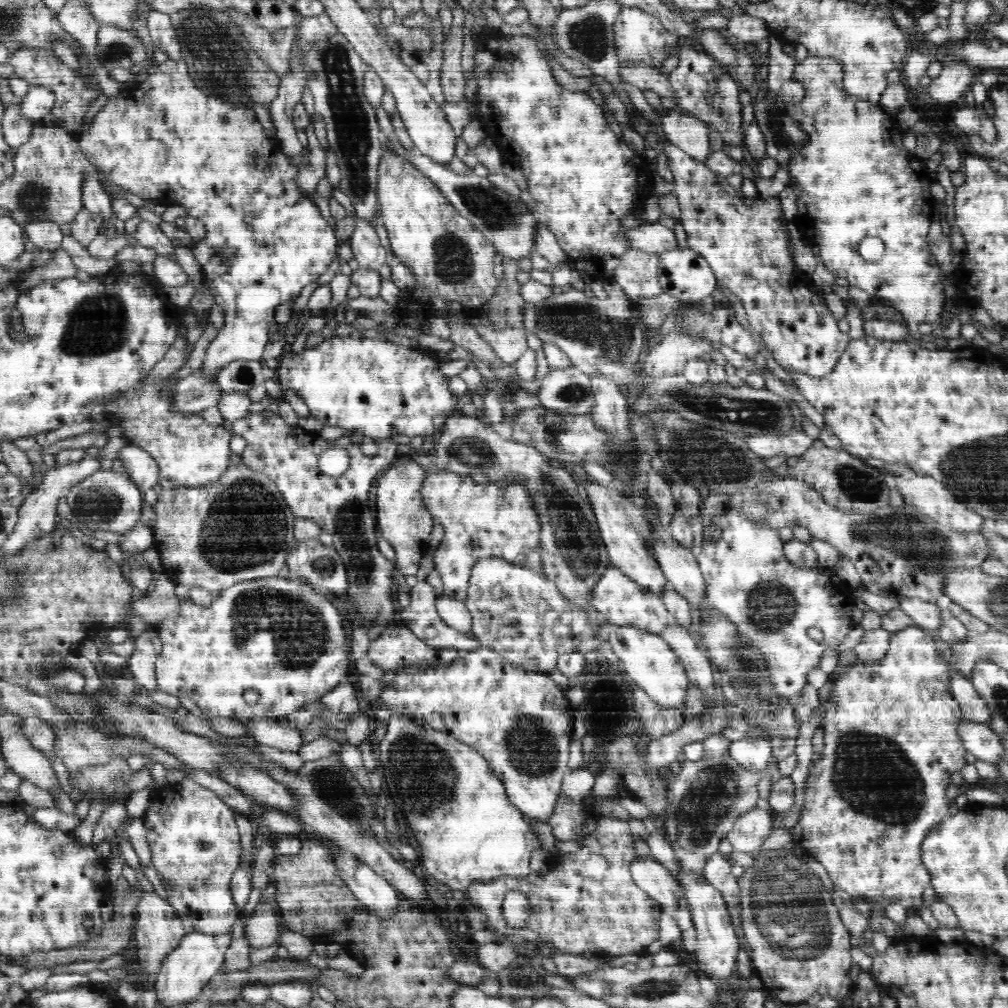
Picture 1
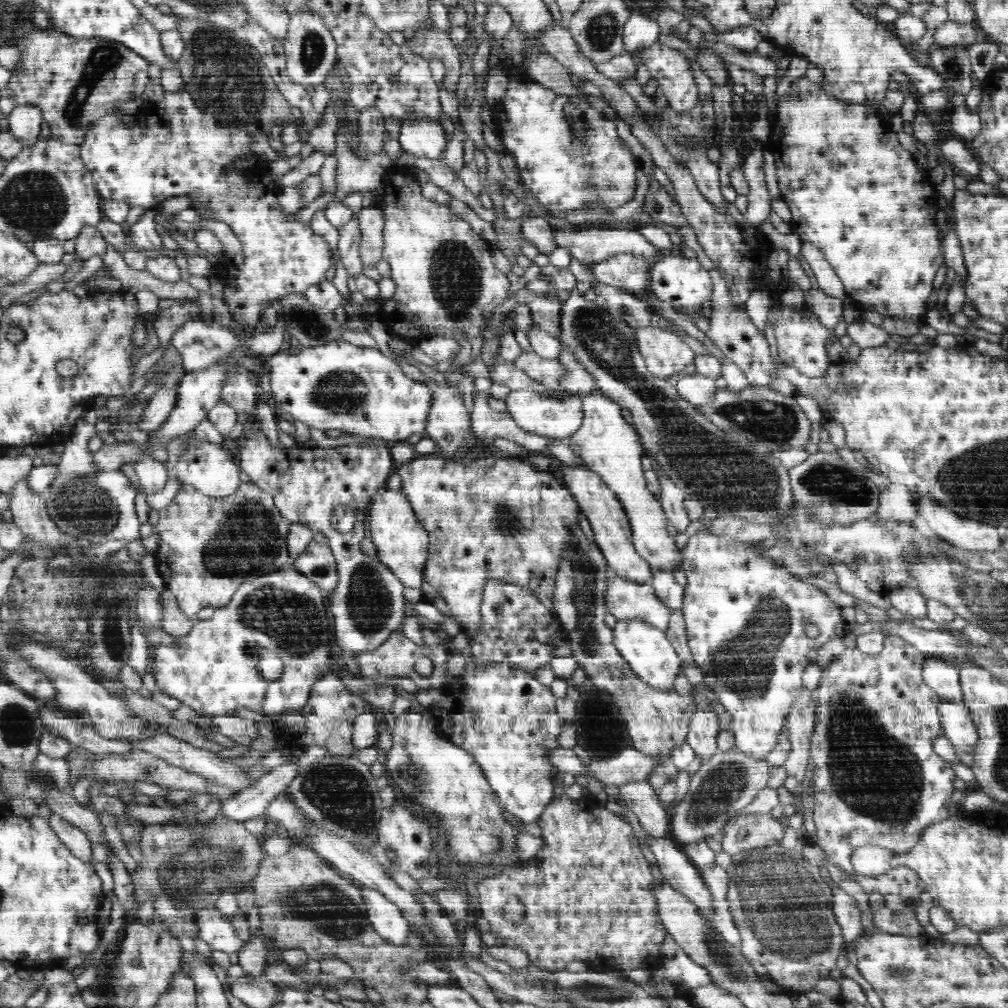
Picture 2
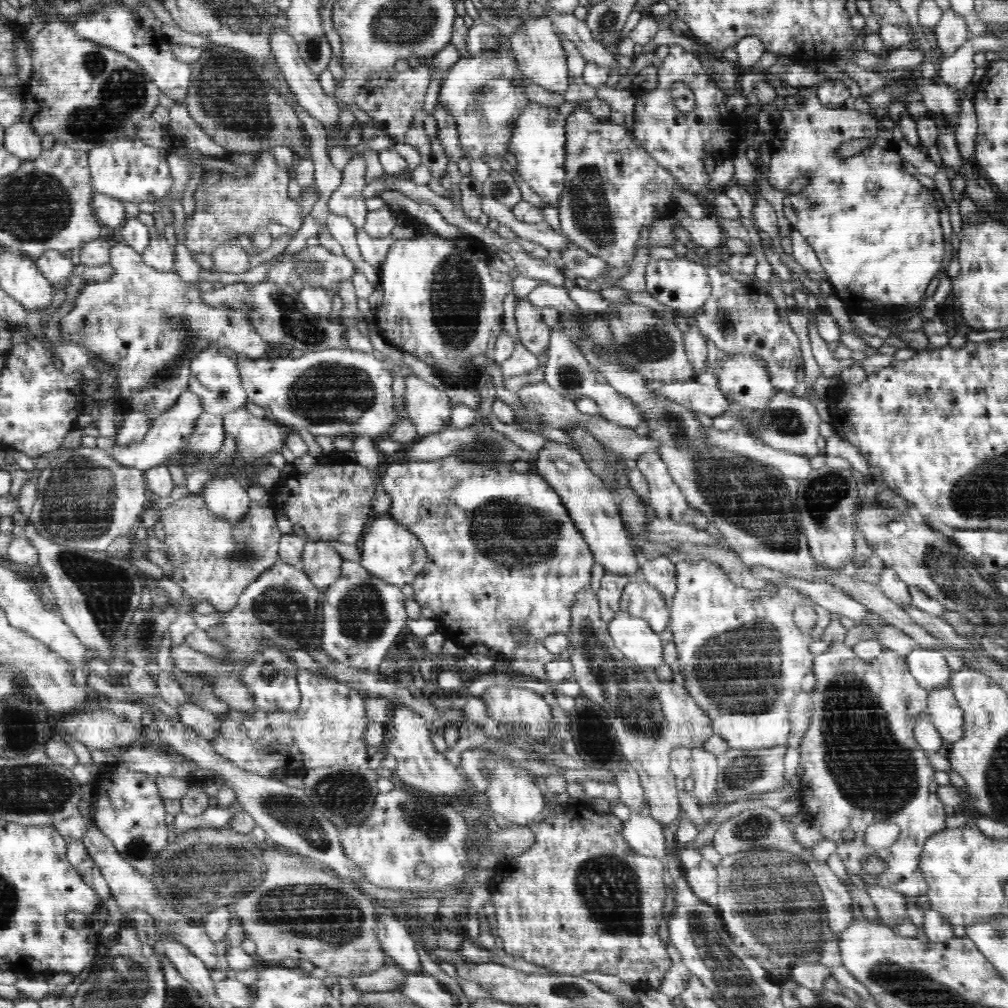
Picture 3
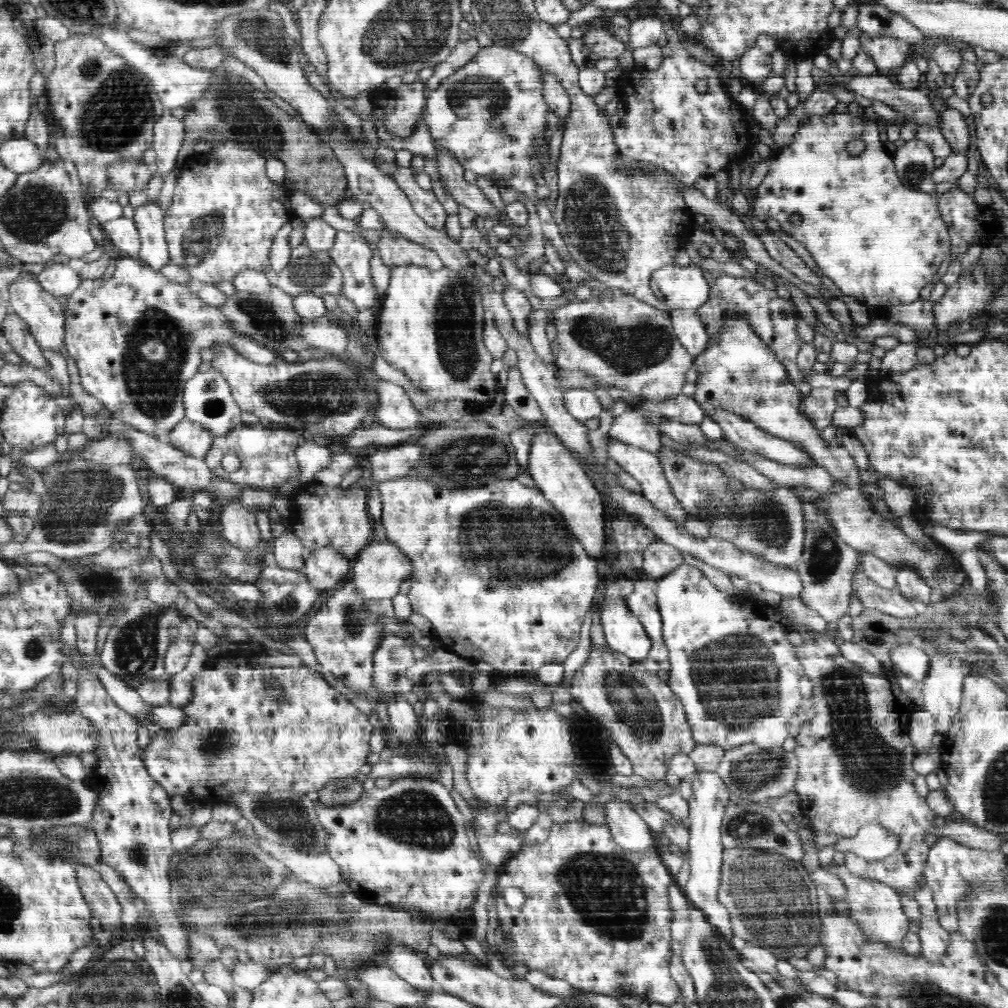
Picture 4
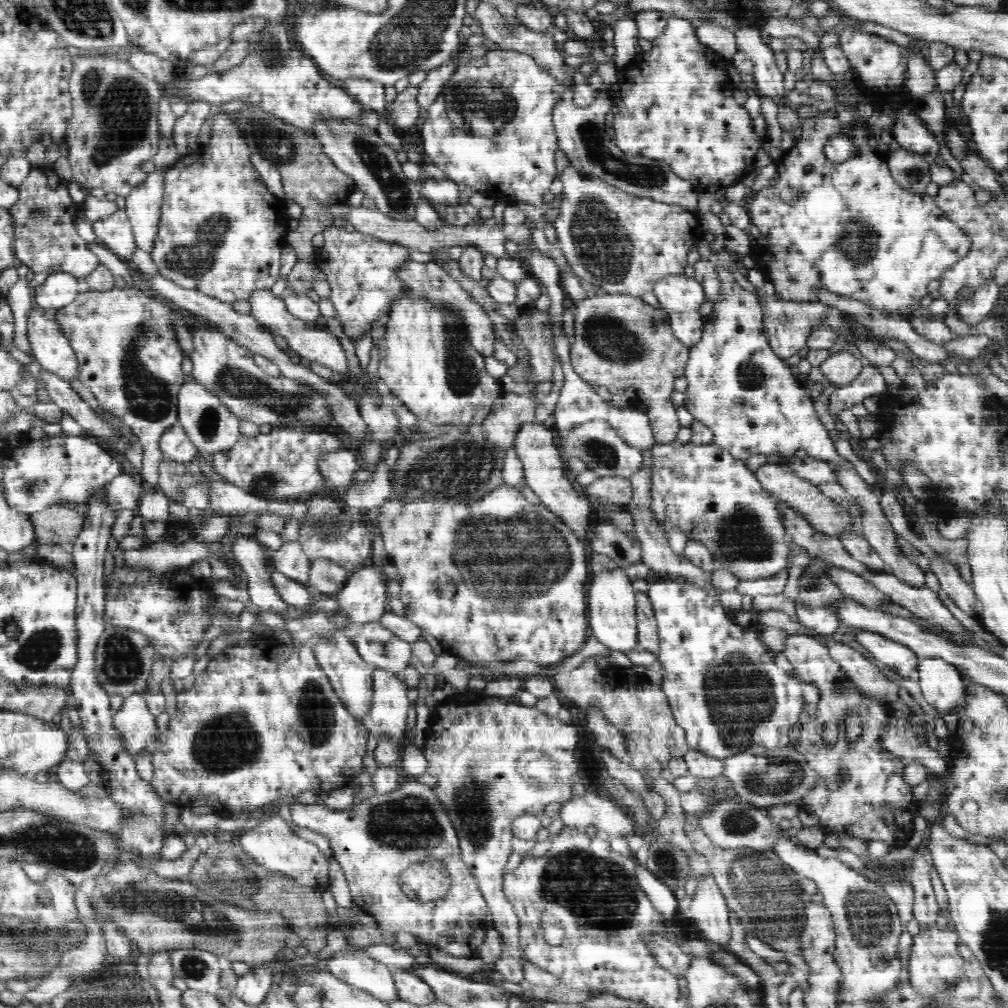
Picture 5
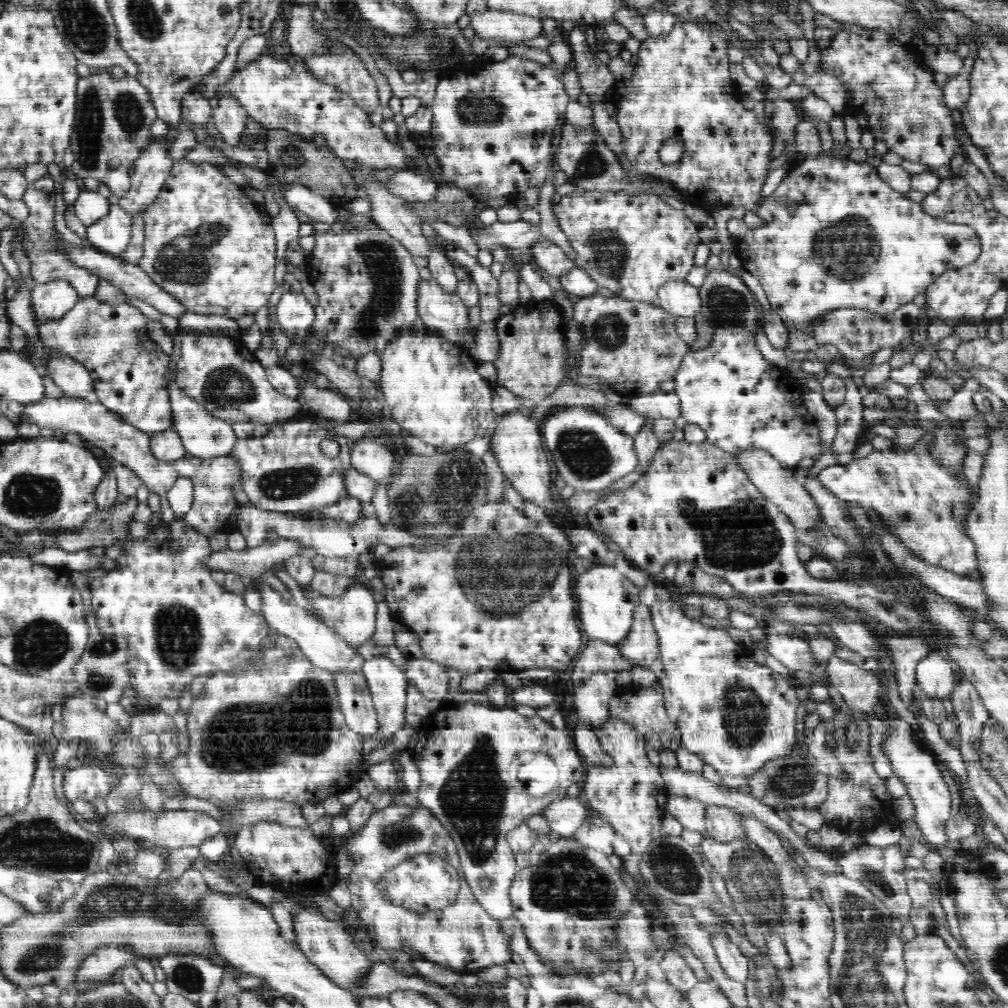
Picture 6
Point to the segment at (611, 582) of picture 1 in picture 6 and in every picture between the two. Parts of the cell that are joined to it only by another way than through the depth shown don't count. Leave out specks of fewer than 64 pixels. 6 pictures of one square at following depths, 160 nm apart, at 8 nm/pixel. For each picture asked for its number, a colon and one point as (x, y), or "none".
2: (625, 599)
3: (639, 598)
4: (642, 602)
5: (648, 639)
6: (641, 646)

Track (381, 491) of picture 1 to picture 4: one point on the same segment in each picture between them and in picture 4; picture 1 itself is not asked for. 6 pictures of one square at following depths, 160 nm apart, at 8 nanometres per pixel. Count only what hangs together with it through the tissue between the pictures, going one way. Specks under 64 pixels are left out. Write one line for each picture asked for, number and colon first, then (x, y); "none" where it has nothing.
2: (402, 544)
3: (391, 552)
4: (377, 571)

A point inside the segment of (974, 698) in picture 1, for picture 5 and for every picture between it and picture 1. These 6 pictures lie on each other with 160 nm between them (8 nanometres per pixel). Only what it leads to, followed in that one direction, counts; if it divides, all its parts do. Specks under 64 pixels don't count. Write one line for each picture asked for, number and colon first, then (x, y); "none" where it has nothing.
2: (943, 677)
3: (930, 669)
4: (911, 659)
5: (900, 658)

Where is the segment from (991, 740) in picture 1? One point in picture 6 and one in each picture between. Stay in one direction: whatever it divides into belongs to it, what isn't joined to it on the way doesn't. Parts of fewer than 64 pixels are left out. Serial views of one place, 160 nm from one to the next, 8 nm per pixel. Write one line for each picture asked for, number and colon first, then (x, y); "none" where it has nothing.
2: (957, 725)
3: (947, 716)
4: (942, 689)
5: (941, 683)
6: (934, 674)

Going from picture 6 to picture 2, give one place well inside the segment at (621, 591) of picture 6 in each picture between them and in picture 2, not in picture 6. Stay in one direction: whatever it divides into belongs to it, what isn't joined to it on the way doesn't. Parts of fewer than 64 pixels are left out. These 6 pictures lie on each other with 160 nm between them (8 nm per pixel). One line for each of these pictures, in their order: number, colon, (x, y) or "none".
2: (648, 652)
3: (632, 636)
4: (624, 633)
5: (612, 607)

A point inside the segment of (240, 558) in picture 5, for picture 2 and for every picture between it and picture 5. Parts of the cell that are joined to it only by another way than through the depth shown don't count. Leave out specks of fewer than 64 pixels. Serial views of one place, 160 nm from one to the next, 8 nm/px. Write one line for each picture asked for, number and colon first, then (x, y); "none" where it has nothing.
2: (207, 468)
3: (228, 498)
4: (240, 528)

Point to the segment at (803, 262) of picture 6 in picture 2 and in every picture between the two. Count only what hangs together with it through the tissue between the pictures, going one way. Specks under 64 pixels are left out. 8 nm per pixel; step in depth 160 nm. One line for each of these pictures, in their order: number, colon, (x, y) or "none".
2: (858, 196)
3: (876, 230)
4: (882, 243)
5: (848, 227)

